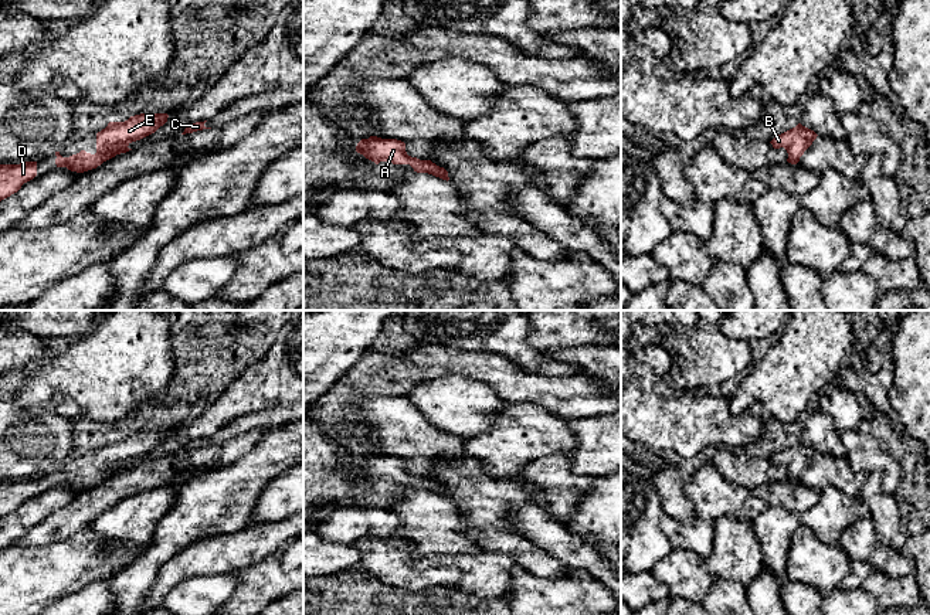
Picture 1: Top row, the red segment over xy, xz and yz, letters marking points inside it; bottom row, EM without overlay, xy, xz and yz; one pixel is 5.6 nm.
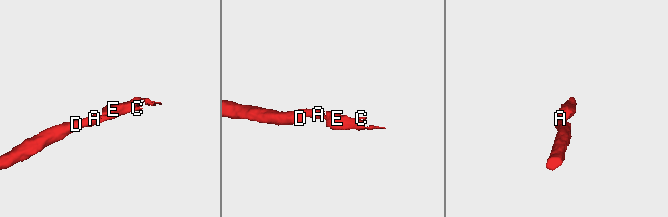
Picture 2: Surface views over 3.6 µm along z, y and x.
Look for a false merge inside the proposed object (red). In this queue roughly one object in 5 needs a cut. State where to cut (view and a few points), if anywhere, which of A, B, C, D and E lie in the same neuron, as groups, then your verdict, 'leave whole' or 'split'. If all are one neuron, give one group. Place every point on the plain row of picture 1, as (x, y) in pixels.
cut none; groups A B C D E; leave whole

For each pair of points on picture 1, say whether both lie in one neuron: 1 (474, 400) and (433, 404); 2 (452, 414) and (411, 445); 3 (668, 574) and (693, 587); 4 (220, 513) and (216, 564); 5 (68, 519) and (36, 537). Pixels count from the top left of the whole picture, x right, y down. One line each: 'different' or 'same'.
1: same
2: different
3: same
4: different
5: same

